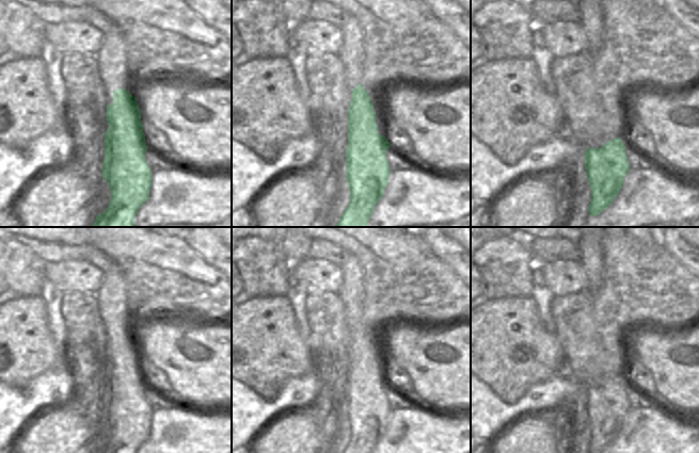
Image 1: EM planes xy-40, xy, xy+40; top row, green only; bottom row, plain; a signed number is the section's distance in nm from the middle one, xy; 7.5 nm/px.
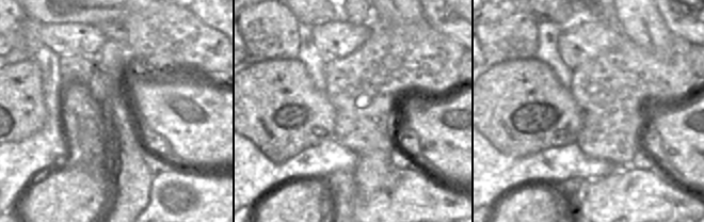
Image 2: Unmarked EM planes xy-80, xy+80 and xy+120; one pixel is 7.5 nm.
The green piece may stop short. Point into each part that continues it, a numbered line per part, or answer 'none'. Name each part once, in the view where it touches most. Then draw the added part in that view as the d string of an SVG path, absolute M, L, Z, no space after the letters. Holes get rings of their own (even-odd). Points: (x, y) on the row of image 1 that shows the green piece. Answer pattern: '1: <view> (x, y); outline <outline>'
1: xy-40 (111, 57); outline M120 28L105 33L102 45L96 53L100 79L105 85L107 101L113 104L113 92L126 83L126 41Z

